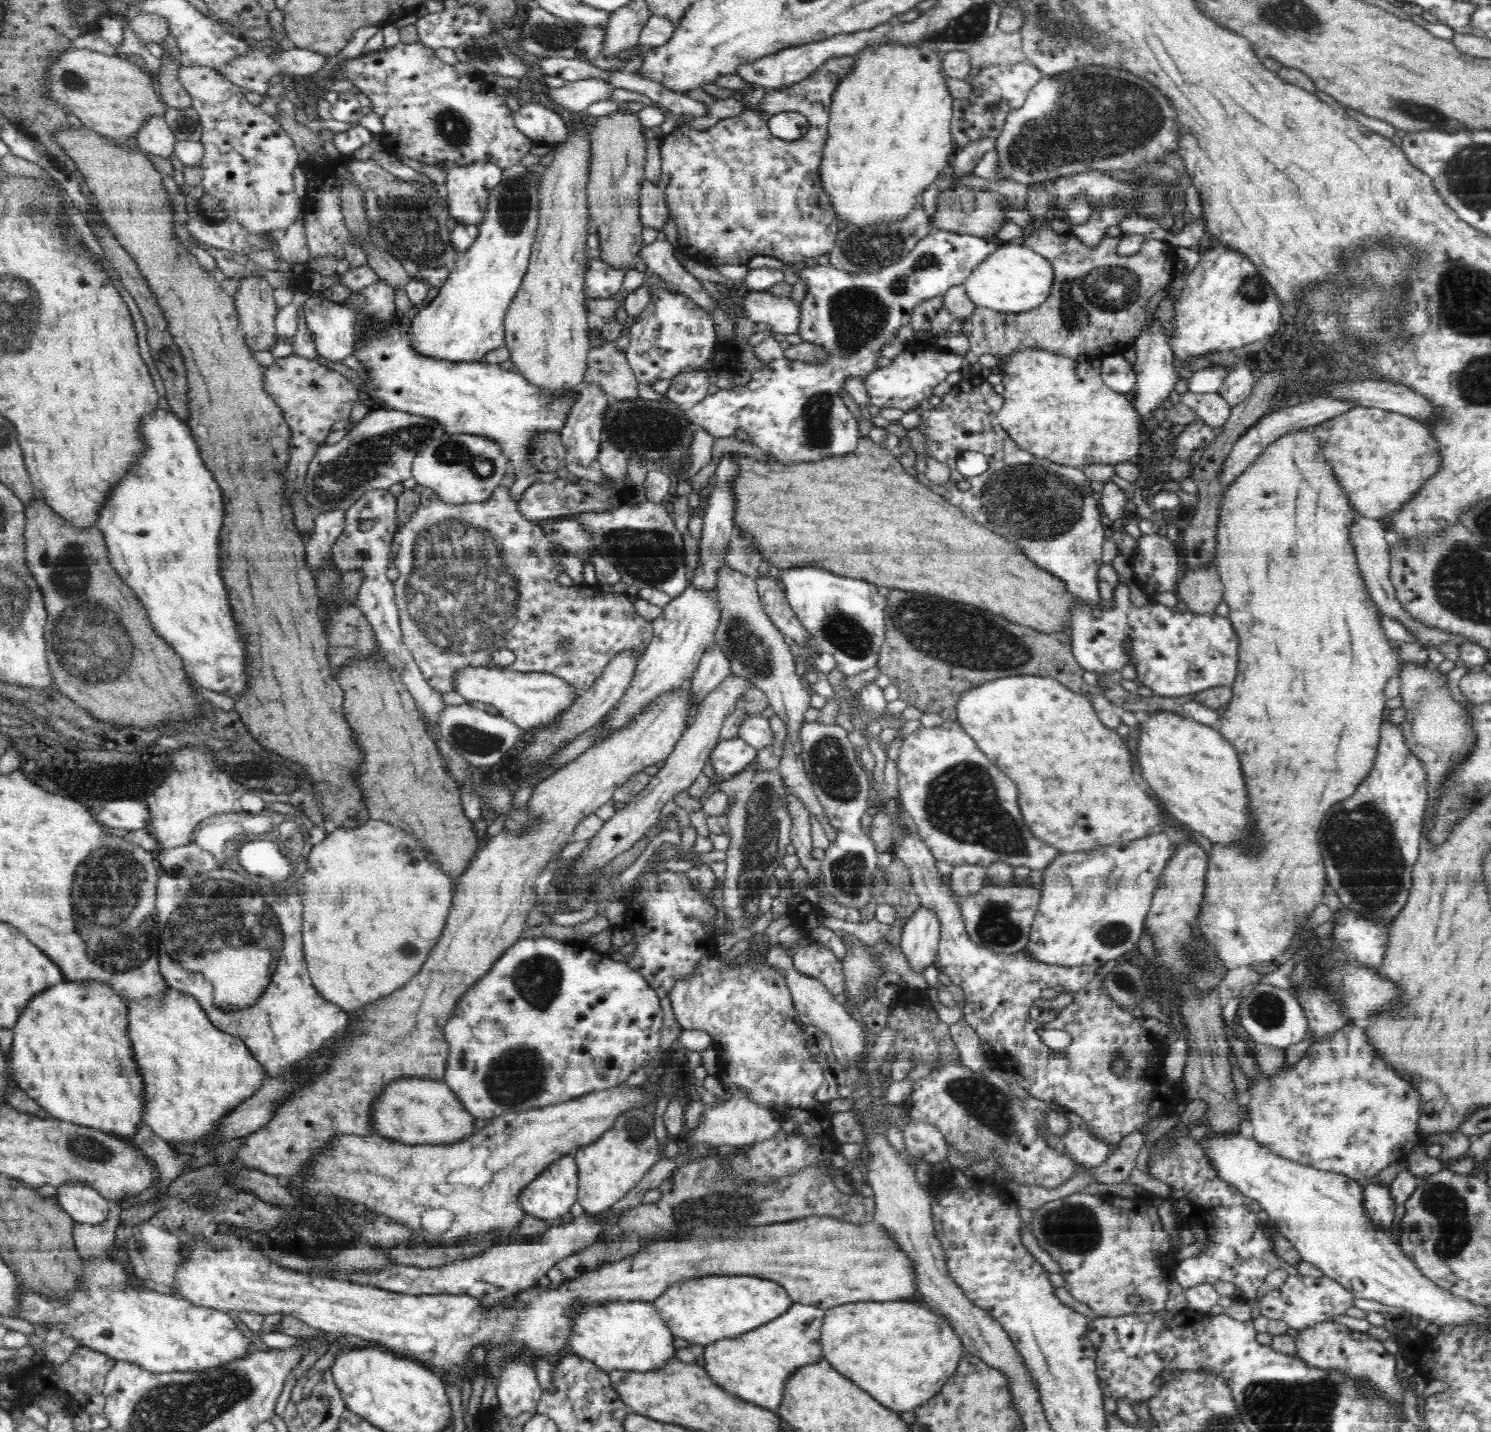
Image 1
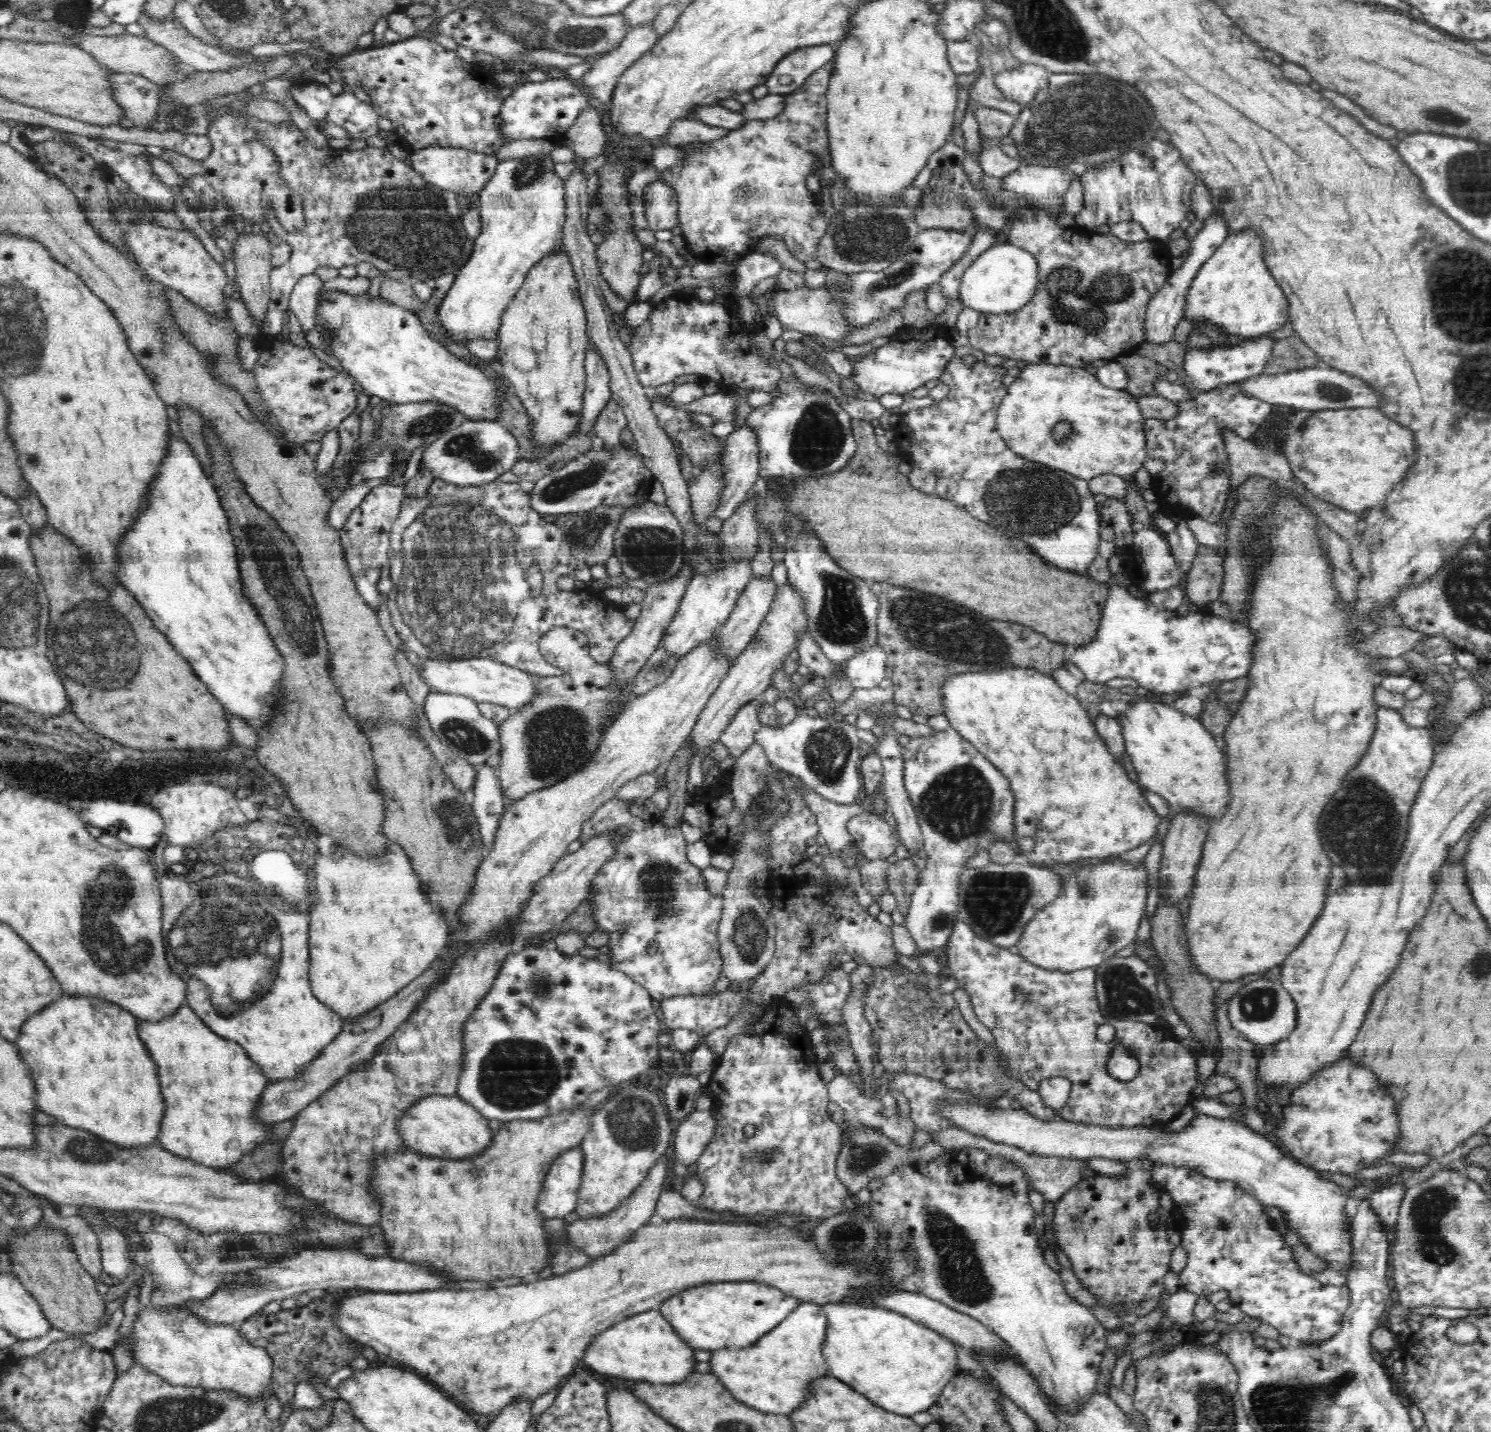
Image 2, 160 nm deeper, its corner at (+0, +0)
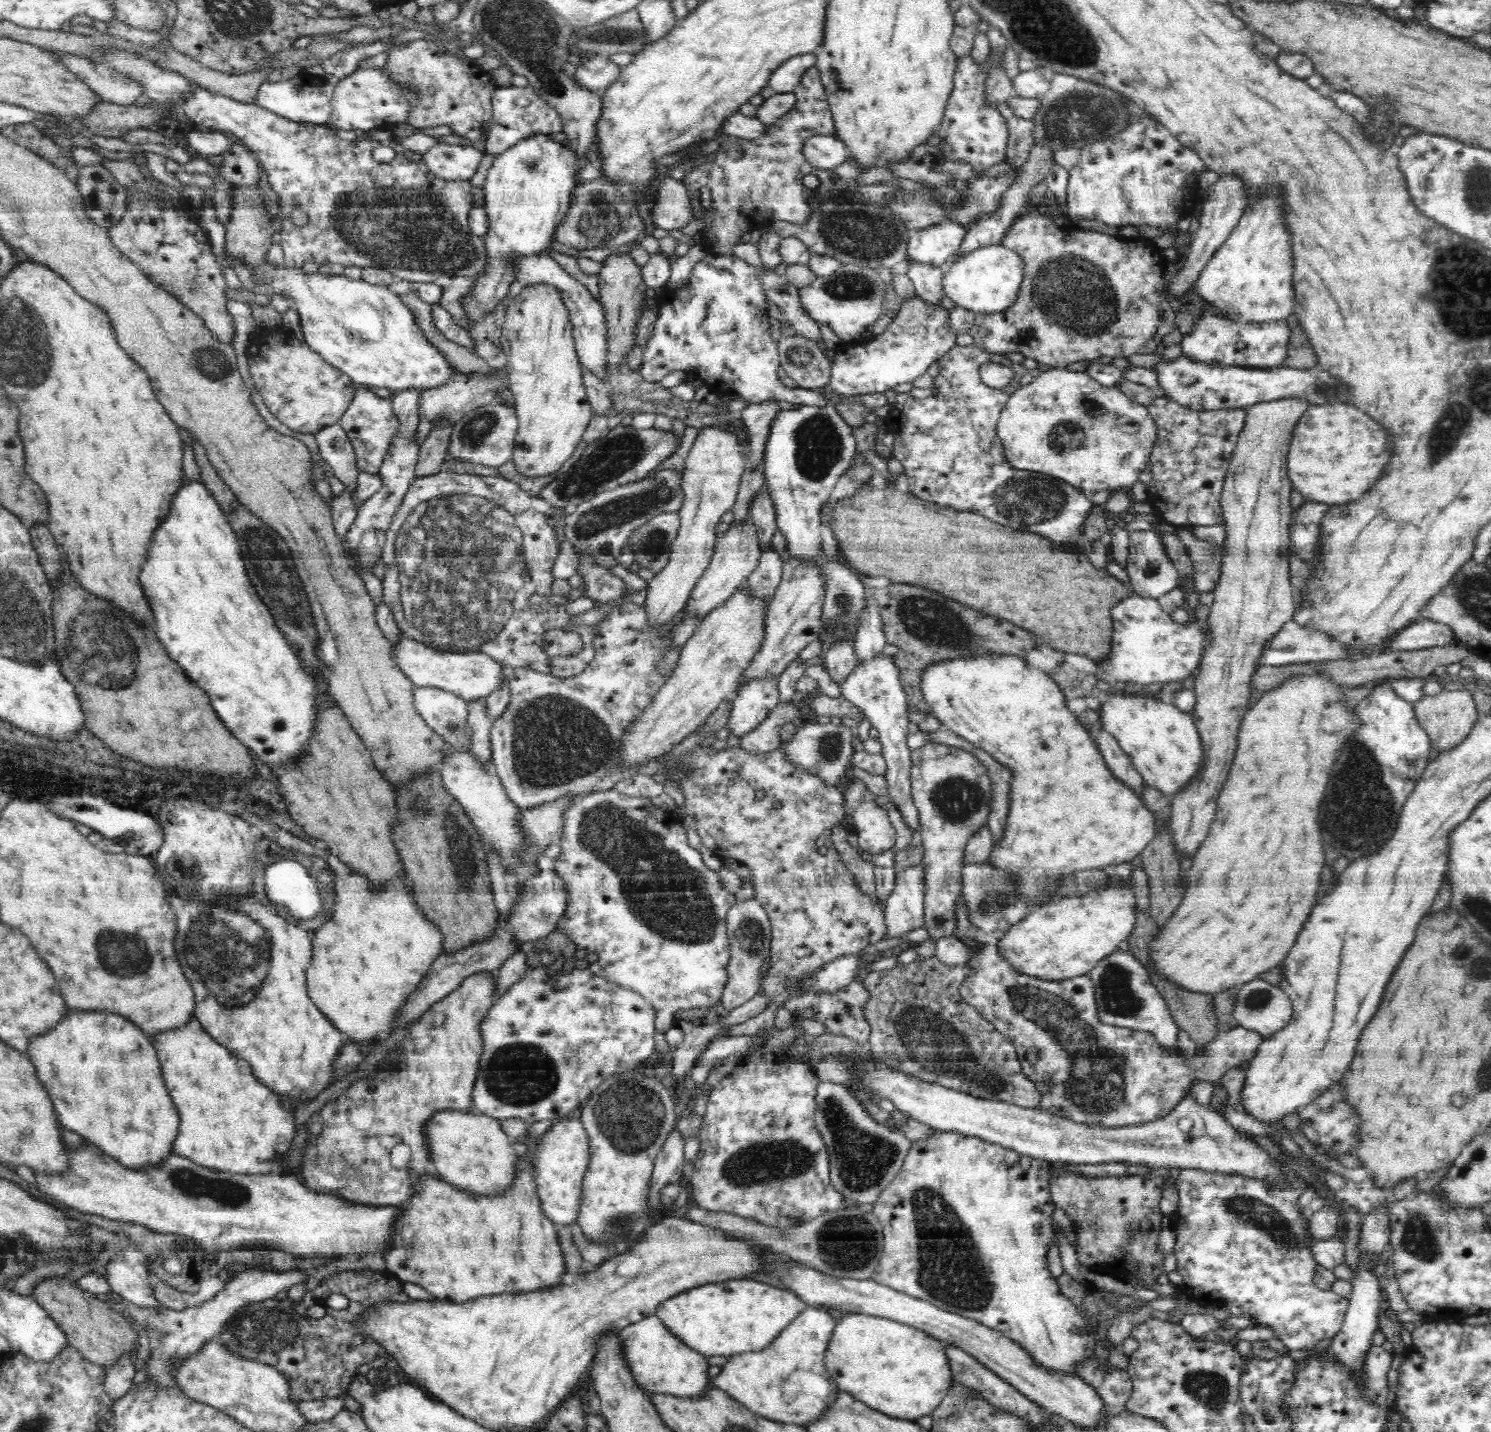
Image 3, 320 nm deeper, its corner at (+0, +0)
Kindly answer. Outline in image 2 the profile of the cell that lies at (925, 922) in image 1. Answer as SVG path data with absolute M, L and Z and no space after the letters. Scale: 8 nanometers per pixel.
M951 726L945 731L936 732L936 734L912 738L906 746L902 746L901 756L904 757L904 788L908 791L910 801L912 801L912 805L914 805L918 824L921 828L922 836L924 837L923 849L927 856L924 869L919 871L920 877L918 877L917 886L912 893L911 905L909 906L908 913L905 915L905 926L908 931L910 931L912 939L914 939L914 942L917 945L916 954L939 953L948 945L950 936L953 932L954 923L961 921L959 915L958 886L960 875L966 869L966 862L968 862L968 859L974 857L978 852L988 850L988 848L990 848L992 844L995 844L996 841L1008 841L1009 844L1013 845L1013 848L1019 850L1018 843L1015 842L1014 796L1012 796L1008 778L1002 776L1000 770L998 770L984 754L982 754L968 739L962 738L960 733Z

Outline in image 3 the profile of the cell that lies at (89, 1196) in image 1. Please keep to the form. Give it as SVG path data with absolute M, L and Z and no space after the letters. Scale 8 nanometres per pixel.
M114 1256L106 1265L106 1276L111 1292L124 1302L139 1307L151 1307L152 1310L162 1306L156 1301L153 1286L149 1283L146 1265L139 1264L132 1267Z

